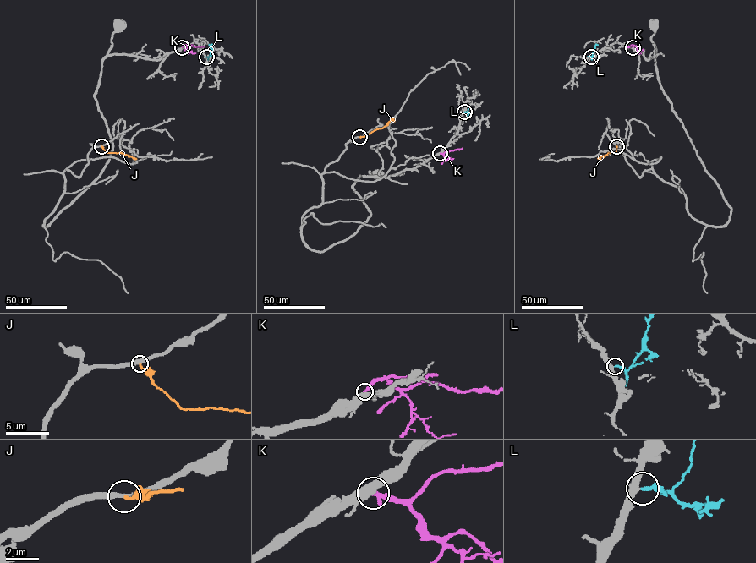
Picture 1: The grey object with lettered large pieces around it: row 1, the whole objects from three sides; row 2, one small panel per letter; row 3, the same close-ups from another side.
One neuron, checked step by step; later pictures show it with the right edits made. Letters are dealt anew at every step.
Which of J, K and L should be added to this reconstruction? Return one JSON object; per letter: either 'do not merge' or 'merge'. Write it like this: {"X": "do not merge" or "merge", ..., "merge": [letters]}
{"J": "do not merge", "K": "merge", "L": "merge", "merge": ["K", "L"]}

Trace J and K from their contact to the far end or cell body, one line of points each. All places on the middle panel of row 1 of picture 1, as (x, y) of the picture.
J: (359, 137), (383, 128), (391, 120), (394, 121)
K: (440, 153), (462, 148)

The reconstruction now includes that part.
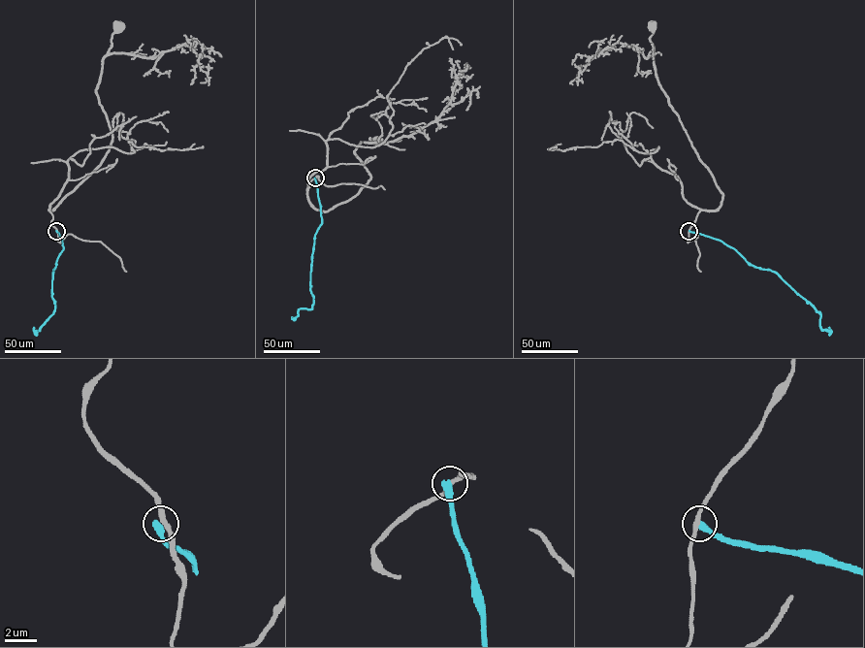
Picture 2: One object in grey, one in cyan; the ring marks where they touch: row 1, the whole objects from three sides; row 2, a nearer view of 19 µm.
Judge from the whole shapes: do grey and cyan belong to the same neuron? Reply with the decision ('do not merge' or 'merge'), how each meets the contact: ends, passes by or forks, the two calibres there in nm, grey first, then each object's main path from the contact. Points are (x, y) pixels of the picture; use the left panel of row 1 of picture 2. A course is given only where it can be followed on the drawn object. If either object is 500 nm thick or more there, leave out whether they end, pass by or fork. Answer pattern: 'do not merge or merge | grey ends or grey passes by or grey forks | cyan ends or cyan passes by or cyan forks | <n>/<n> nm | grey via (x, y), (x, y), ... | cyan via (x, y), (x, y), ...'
do not merge | grey passes by | cyan ends | 280/440 nm | grey via (56, 230), (51, 223), (52, 215), (48, 210), (100, 164), (112, 140), (96, 88), (103, 57), (118, 28) | cyan via (56, 230), (63, 247), (53, 270), (51, 297), (55, 309), (40, 330), (34, 331), (34, 327)

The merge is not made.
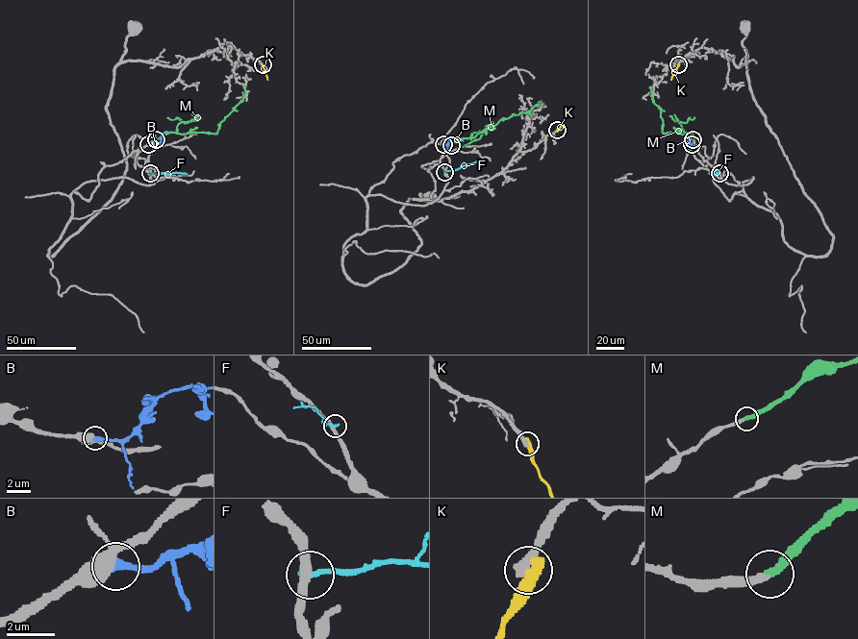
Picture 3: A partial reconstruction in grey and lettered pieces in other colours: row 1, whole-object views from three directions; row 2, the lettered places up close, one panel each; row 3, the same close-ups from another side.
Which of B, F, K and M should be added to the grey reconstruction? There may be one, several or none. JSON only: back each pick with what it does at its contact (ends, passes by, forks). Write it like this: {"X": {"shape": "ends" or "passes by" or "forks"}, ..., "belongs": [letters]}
{"M": {"shape": "ends"}, "belongs": ["M"]}

